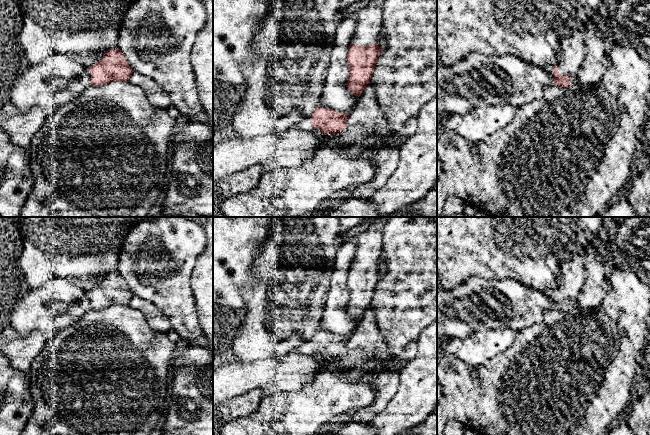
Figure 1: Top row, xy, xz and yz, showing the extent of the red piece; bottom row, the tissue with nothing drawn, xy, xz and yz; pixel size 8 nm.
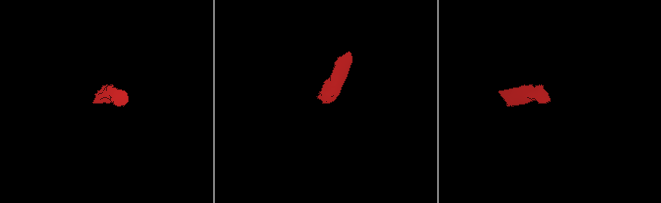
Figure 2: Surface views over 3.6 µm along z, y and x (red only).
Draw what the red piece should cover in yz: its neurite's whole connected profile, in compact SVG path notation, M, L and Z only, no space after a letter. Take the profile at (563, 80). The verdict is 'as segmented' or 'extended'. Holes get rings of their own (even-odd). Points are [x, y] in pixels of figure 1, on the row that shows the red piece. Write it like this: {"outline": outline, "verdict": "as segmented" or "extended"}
{"outline": "M577 30L563 38L557 63L554 66L544 66L555 86L567 88L577 83L577 73L586 55L585 34L584 30Z", "verdict": "extended"}

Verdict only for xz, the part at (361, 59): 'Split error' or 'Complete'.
Split error

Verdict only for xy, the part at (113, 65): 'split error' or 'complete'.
split error

